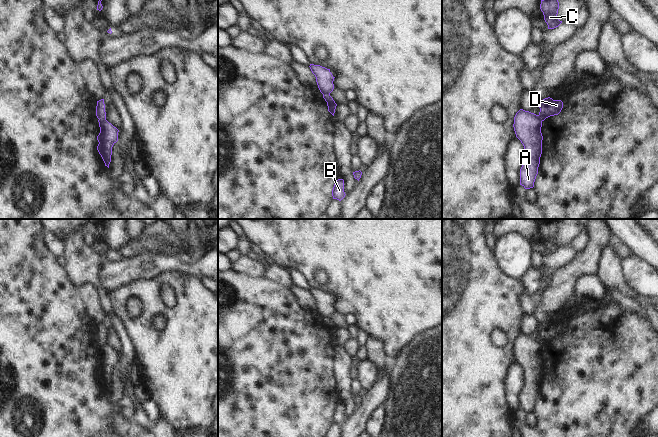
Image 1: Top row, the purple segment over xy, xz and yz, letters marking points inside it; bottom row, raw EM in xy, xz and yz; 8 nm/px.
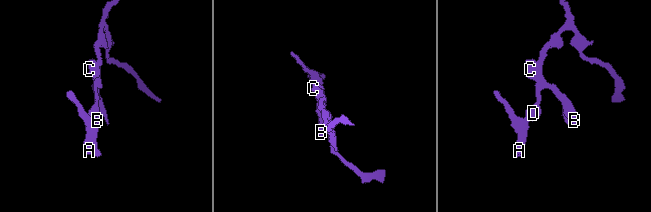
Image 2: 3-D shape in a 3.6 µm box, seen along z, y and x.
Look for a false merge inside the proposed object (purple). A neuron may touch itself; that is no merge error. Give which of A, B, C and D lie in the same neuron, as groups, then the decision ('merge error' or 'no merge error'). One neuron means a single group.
A / B C D; merge error

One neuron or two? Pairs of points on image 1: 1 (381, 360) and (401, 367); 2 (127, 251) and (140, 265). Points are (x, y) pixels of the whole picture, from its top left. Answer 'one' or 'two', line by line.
1: two
2: two

